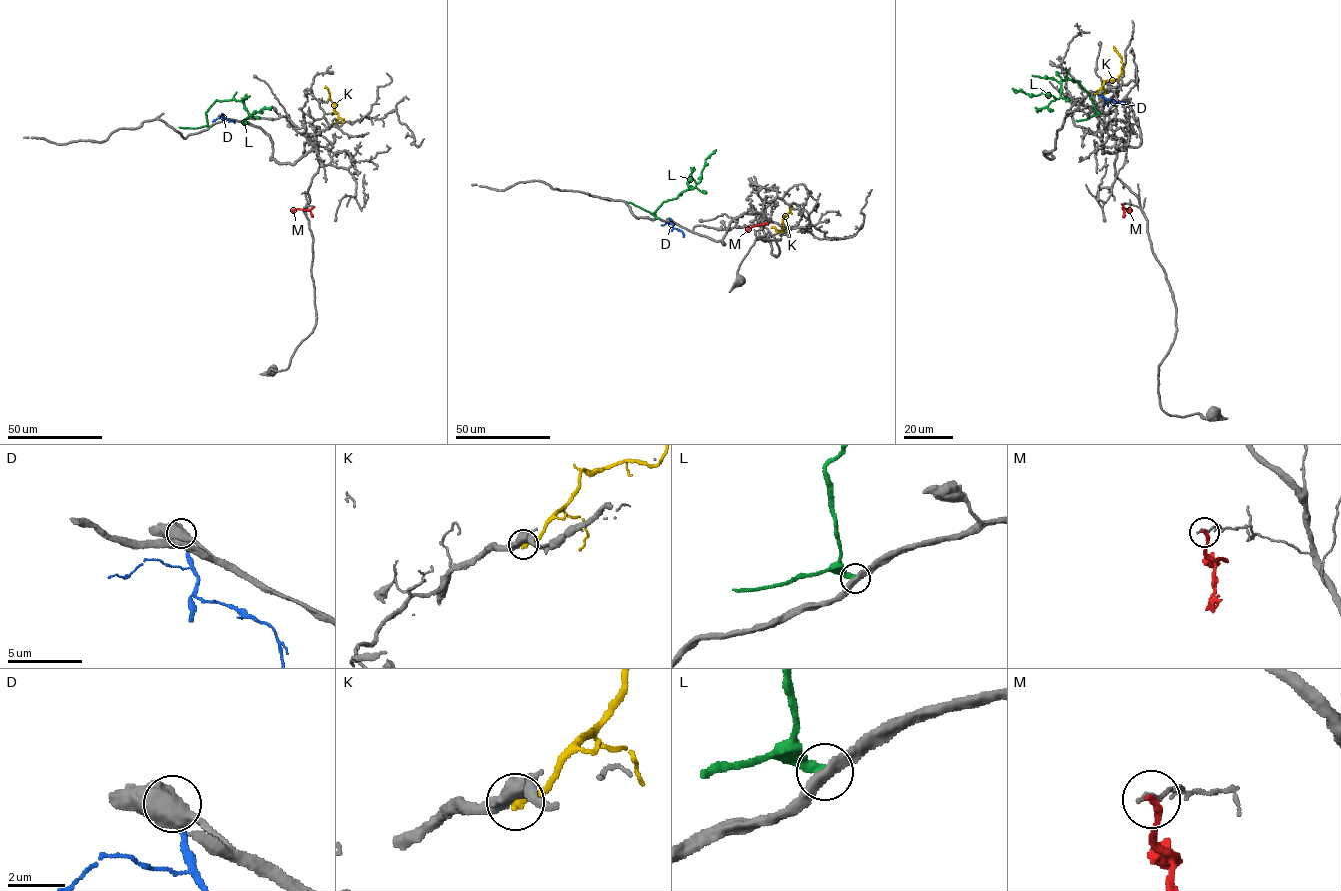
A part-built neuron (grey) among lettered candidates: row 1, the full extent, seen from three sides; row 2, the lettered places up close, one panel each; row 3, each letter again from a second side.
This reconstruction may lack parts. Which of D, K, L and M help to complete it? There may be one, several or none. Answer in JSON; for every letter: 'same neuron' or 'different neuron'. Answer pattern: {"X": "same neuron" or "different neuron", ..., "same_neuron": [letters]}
{"D": "different neuron", "K": "same neuron", "L": "different neuron", "M": "different neuron", "same_neuron": ["K"]}

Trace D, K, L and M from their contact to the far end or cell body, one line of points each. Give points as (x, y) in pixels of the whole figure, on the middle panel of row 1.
D: (670, 219), (672, 227), (681, 231), (683, 237)
K: (791, 208), (782, 220), (781, 231), (777, 232), (772, 226)
L: (658, 218), (653, 213), (664, 201), (675, 199), (700, 181), (705, 160), (716, 149)
M: (768, 223), (747, 229)

